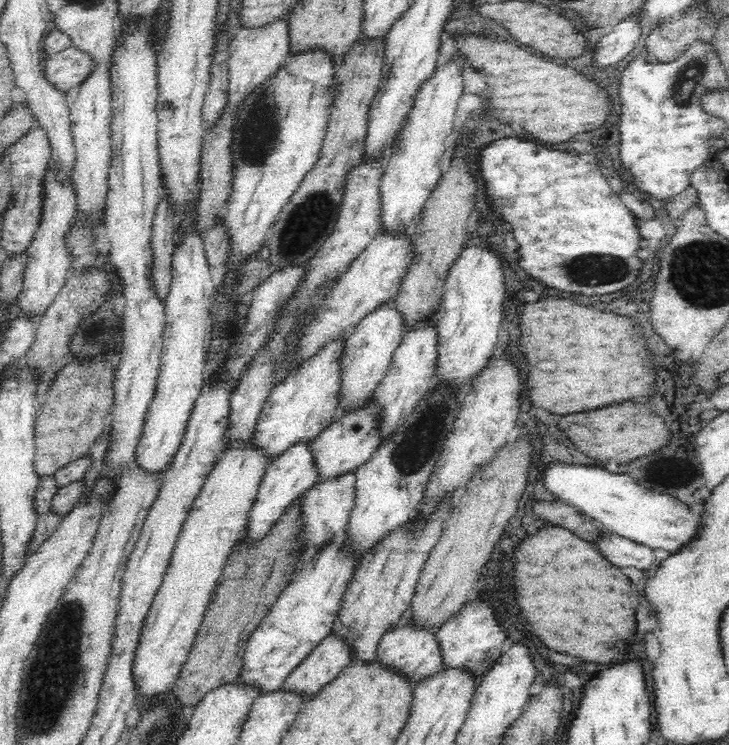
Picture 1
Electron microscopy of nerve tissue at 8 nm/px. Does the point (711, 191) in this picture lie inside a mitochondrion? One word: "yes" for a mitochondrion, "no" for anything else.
no

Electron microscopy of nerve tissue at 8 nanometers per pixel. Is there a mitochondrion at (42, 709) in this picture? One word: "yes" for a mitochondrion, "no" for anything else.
yes

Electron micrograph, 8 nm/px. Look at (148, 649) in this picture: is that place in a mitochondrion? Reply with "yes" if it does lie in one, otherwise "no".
no

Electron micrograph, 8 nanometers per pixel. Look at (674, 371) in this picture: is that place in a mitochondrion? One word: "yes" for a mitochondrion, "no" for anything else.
no

